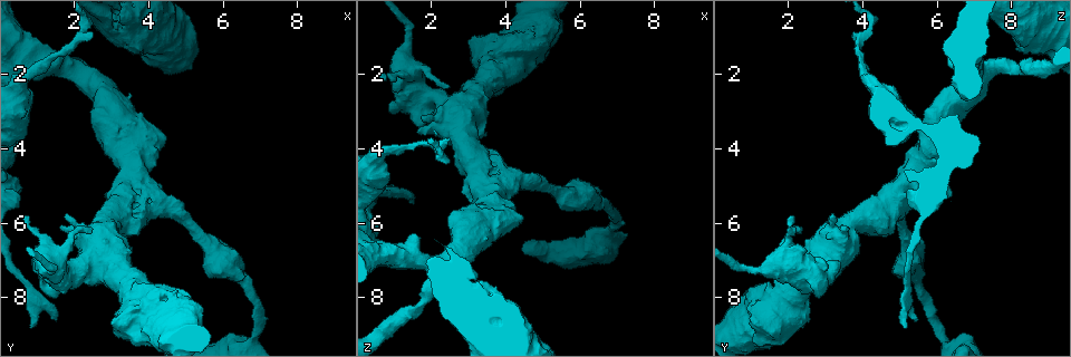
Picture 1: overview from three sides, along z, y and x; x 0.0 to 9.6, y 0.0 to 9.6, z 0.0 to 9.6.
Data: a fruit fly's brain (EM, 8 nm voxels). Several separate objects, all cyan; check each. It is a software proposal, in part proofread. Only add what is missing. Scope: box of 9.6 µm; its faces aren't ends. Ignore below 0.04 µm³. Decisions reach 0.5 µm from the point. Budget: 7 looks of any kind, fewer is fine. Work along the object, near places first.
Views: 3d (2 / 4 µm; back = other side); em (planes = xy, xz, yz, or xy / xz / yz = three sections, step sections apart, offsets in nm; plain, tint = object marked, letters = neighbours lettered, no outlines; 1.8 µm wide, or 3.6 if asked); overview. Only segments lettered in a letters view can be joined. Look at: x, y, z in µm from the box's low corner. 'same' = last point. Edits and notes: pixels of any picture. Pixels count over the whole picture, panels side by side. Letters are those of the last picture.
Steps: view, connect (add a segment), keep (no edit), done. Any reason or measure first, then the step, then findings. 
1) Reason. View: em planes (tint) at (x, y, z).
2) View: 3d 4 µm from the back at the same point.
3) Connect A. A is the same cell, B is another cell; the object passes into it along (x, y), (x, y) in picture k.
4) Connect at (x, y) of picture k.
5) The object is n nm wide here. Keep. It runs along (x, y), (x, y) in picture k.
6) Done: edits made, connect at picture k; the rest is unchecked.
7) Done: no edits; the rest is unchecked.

Branch stops here. View: 3d 4 µm at (0.85, 8.80, 5.25).

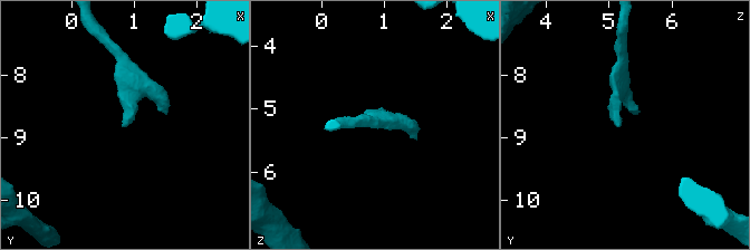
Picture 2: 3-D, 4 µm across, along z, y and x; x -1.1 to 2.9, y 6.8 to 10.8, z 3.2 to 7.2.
View: em xz step 8 (letters) at (0.85, 8.80, 5.20).

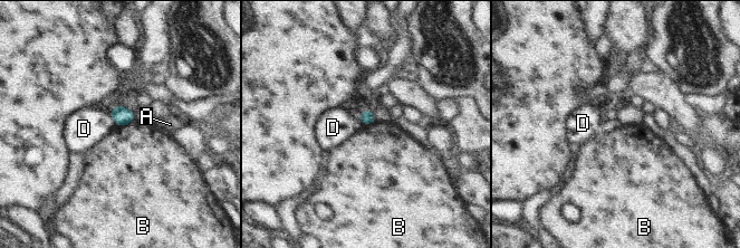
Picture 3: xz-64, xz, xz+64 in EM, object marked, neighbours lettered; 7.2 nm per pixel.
Another direction. View: em planes (letters) at the same point.

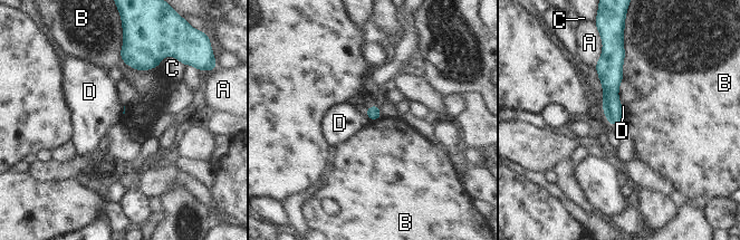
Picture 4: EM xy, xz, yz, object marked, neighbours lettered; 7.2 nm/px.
Keep. A, B, C and D are other cells; a border runs along (122, 44), (126, 64), (157, 67) in picture 4; none of them fits.

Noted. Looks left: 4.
An open end. View: 3d 2 µm at (2.50, 6.25, 2.35).

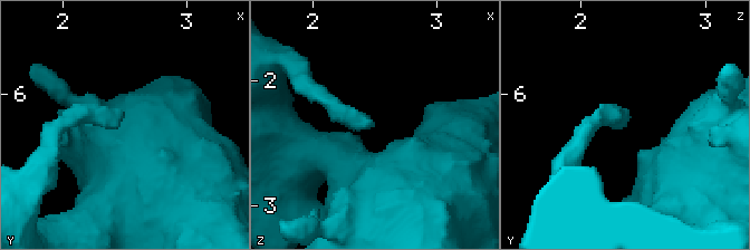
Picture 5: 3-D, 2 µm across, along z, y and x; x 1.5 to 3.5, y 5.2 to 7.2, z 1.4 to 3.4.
Shape alone is not enough. View: em planes (letters) at (2.46, 6.24, 2.36).

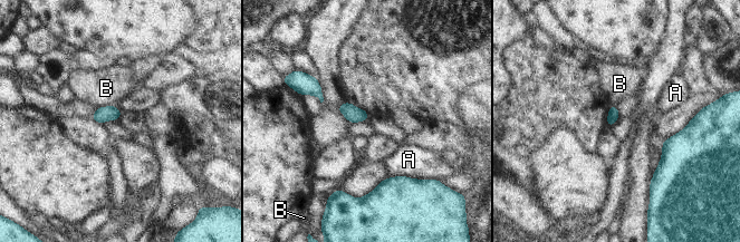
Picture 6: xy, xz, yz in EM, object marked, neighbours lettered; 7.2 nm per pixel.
Keep. A and B are other cells; a border runs along (114, 104), (97, 108) in picture 6; none of them fits.

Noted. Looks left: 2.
Branch stops here. View: 3d 2 µm at (0.65, 5.85, 2.15).

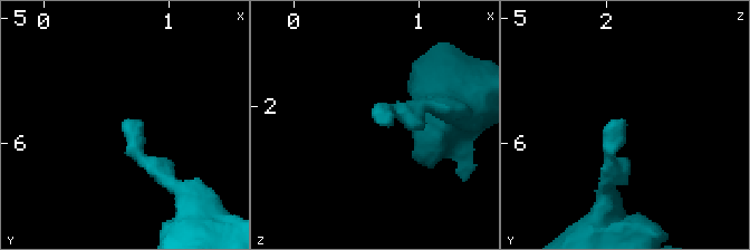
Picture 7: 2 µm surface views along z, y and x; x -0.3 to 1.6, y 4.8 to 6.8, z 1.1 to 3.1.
View: em planes (letters) at (0.64, 5.82, 2.14).

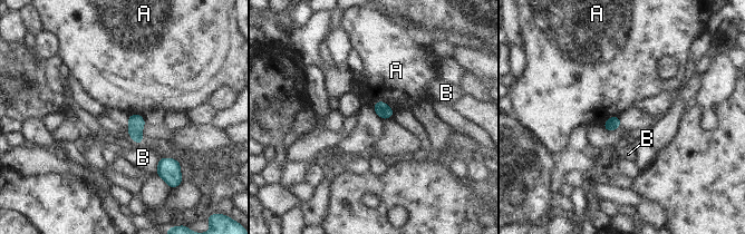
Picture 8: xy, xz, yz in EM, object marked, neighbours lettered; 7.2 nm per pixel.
Keep. A and B are other cells; none of them fits.

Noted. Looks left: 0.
Done: no edits; the rest is unchecked.

